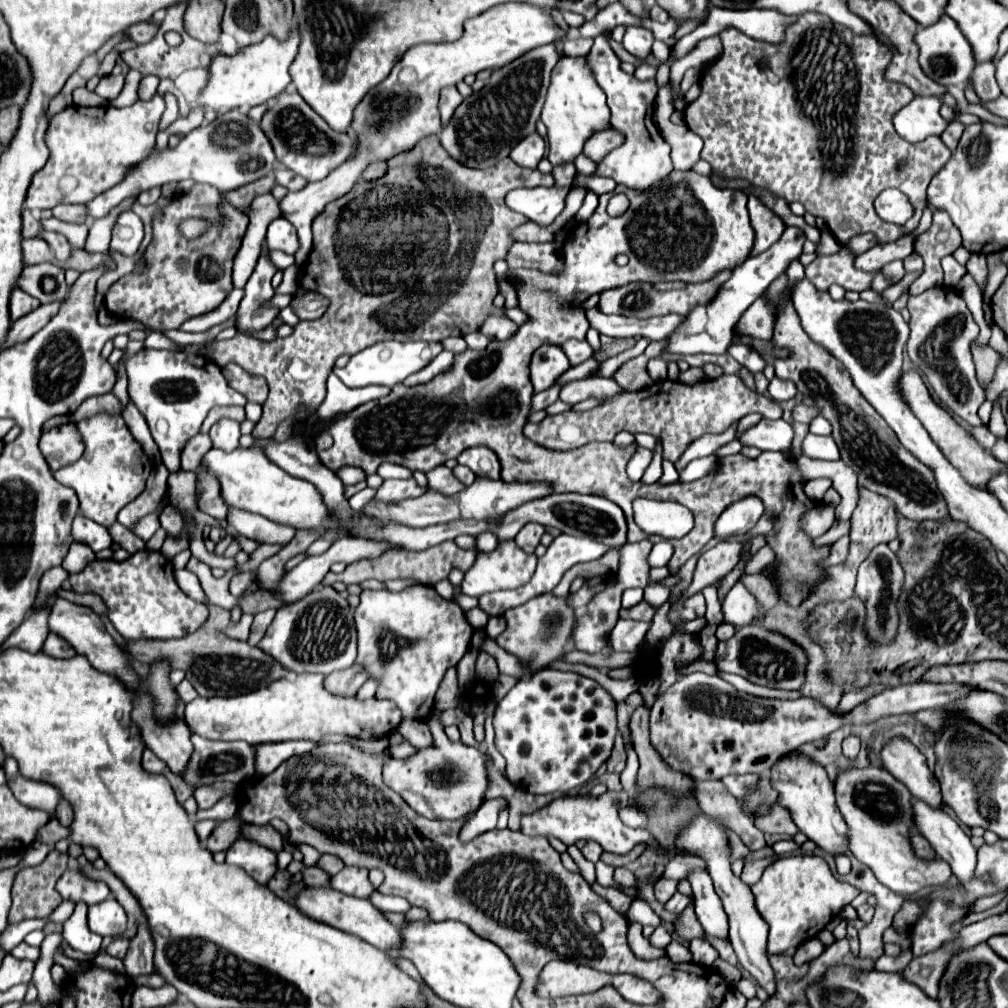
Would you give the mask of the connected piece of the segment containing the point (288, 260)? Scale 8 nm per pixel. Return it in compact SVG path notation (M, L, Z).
M270 250L270 260L272 260L272 264L278 266L280 270L285 270L292 266L292 264L296 264L296 262L294 262L294 256L284 254L284 252L276 252L276 250Z

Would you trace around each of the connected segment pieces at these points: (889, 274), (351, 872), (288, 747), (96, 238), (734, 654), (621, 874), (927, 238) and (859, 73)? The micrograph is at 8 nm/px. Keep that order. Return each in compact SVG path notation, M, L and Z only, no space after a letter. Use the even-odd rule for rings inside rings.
M894 260L894 262L890 262L890 264L886 264L884 268L882 268L882 274L888 278L888 282L890 284L898 284L902 278L904 278L904 266L902 266L902 262L900 260Z
M344 866L336 876L332 876L330 886L344 894L364 898L364 900L376 892L376 888L372 886L372 882L368 878L368 870L352 868L352 866Z
M290 740L290 742L272 742L256 746L256 774L266 776L274 772L284 760L296 754L304 754L316 748L314 742L308 740Z
M132 196L132 200L124 200L124 204L120 208L114 208L114 212L110 212L108 216L100 218L100 220L94 220L92 226L90 226L90 232L88 232L88 238L86 238L86 246L84 250L94 254L94 252L108 252L108 246L110 246L110 238L112 238L112 228L118 220L118 216L122 212L128 212L132 210L136 202L136 196Z
M742 626L738 632L728 640L718 644L716 652L718 668L730 674L738 674L754 684L780 688L780 690L800 690L806 672L806 656L800 646L792 640L784 638L778 632L770 632L760 626Z
M616 868L614 870L614 880L622 886L634 886L636 884L636 878L628 868Z
M934 210L934 220L932 220L930 230L926 234L920 234L914 240L914 252L922 256L924 270L910 286L912 296L916 296L928 288L942 286L940 260L948 254L954 254L954 250L960 244L962 244L960 232L952 224L950 216L944 210Z
M816 12L802 14L786 32L784 46L750 40L736 28L720 32L722 56L702 70L700 96L686 106L684 122L704 140L702 160L710 162L718 178L748 180L786 202L800 202L806 212L826 220L826 226L840 242L840 252L834 256L818 256L806 268L806 278L818 290L840 284L844 290L862 292L870 288L874 274L854 268L854 254L846 250L846 244L852 236L864 232L874 232L882 244L886 244L898 240L904 232L914 230L928 206L926 188L952 152L936 136L910 144L896 134L892 118L900 108L912 102L914 92L904 84L884 78L884 68L892 60L892 50L888 46L872 36L856 36L842 24L834 24L830 18ZM898 160L908 162L902 172L896 170ZM886 188L902 190L914 206L914 216L904 226L886 224L874 210L876 196Z

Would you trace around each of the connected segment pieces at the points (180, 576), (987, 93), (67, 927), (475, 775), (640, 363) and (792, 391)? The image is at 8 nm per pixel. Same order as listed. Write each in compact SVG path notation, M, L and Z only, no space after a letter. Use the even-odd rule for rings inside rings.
M176 570L176 582L178 582L178 586L182 588L182 592L184 592L186 596L190 596L194 602L200 602L200 604L208 606L206 594L202 592L200 582L198 582L198 578L196 578L192 572L188 572L188 570Z
M982 62L976 64L972 76L970 76L970 86L978 94L980 102L990 102L1000 96L998 82L994 78L994 64L992 62Z
M78 902L74 912L66 922L64 922L64 940L74 948L84 954L94 954L100 950L102 938L88 928L88 906L84 902Z
M434 710L430 720L430 732L434 736L434 748L420 750L410 760L390 758L384 766L384 782L398 792L404 802L428 820L456 820L478 810L484 802L488 788L486 780L486 758L476 748L462 742L450 742L440 722L440 710Z
M642 354L642 356L626 362L624 366L620 366L620 370L614 374L614 380L618 384L622 384L626 390L636 390L638 392L638 390L654 384L654 380L644 370L646 364L648 364L648 358Z
M772 378L770 380L770 386L768 386L768 392L772 396L772 400L776 402L782 402L782 400L790 400L796 396L796 386L790 382L790 380L782 380L782 378Z

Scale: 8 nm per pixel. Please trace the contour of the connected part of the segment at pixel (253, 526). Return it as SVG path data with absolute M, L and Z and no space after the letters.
M230 508L228 514L228 524L238 530L242 536L246 538L256 538L258 542L270 542L270 544L288 544L294 536L294 530L288 526L276 526L274 522L258 516L258 514L250 514L244 510L236 510Z

